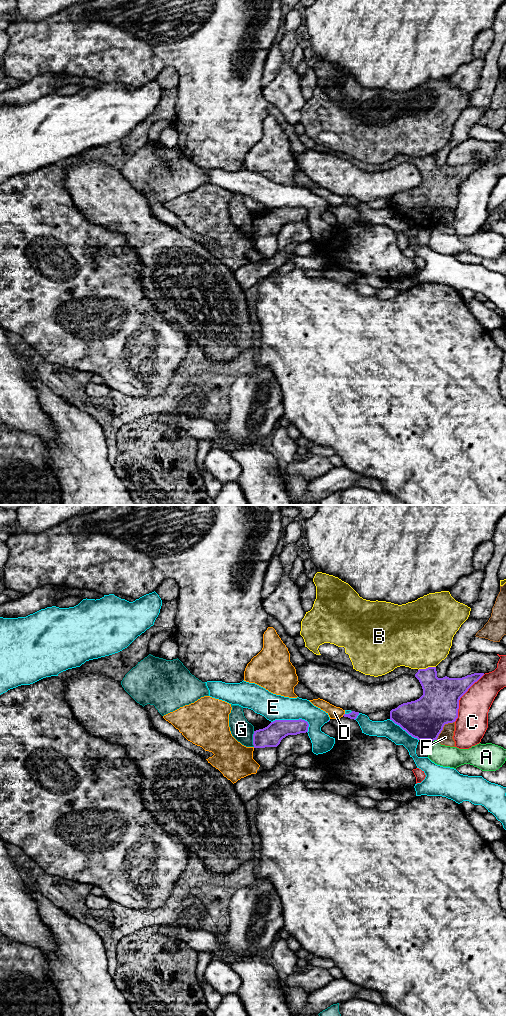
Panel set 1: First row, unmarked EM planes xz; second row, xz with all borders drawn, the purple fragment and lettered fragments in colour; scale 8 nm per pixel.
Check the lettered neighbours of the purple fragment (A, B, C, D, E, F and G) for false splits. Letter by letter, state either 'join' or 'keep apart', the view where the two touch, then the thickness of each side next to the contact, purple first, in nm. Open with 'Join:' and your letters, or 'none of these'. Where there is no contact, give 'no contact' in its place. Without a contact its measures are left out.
Join: none of these
A: keep apart; contact in xz; calibres 320 and 170 nm
B: keep apart; contact in xz; calibres 280 and 500 nm
C: keep apart; contact in xz; calibres 320 and 260 nm
D: keep apart; no contact
E: keep apart; contact in xz; calibres 170 and 220 nm
F: keep apart; contact in xz; calibres 320 and 110 nm
G: keep apart; contact in xz; calibres 170 and 170 nm

